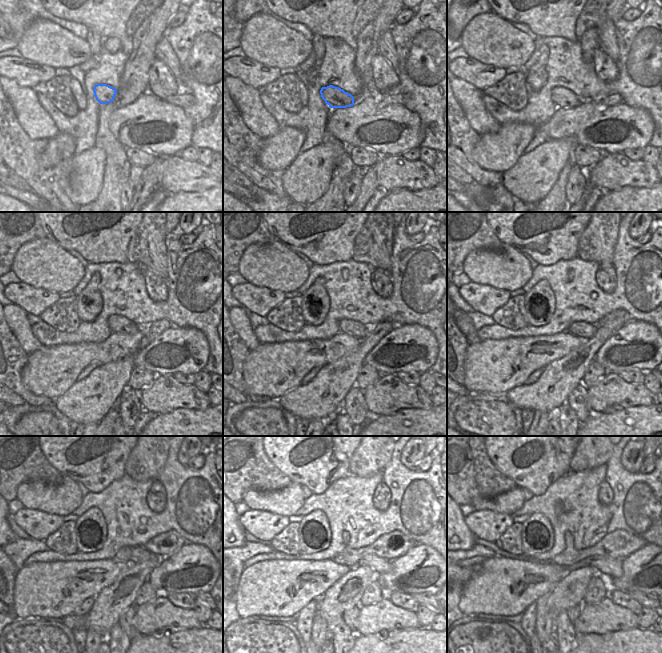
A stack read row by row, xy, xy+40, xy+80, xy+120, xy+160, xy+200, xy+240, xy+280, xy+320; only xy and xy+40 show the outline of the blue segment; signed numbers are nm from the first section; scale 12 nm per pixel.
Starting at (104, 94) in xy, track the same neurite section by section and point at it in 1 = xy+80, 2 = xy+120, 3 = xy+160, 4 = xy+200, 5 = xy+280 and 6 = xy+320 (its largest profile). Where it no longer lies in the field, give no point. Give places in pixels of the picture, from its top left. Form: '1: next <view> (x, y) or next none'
1: next xy+80 (563, 98)
2: next xy+120 (118, 324)
3: next xy+160 (349, 327)
4: next xy+200 (581, 329)
5: next xy+280 (379, 565)
6: next xy+320 (609, 566)

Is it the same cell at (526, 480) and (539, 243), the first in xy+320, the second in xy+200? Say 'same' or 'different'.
same

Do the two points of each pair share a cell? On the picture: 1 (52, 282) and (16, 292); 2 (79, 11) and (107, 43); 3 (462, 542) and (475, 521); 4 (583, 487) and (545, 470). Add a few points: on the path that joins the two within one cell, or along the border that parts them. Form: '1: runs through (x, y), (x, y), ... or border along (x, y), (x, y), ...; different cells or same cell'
1: border along (21, 281), (58, 293); different cells
2: border along (103, 38), (116, 37), (121, 44), (122, 50); different cells
3: border along (464, 517), (464, 523), (475, 537); different cells
4: border along (570, 471), (556, 479), (544, 493); different cells

